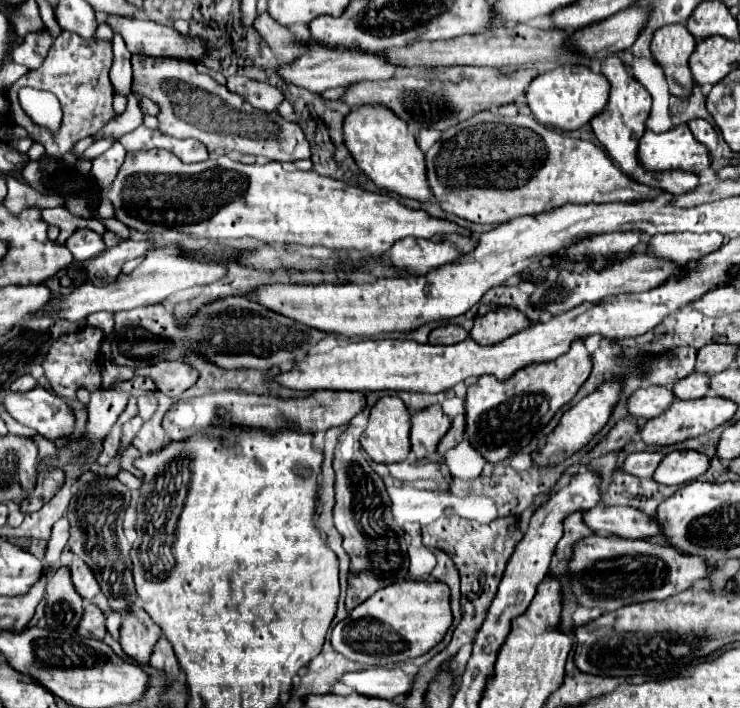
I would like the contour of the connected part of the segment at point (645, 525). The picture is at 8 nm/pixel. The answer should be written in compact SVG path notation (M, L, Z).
M594 506L584 510L584 524L596 534L616 534L624 538L648 538L658 534L654 518L630 506Z

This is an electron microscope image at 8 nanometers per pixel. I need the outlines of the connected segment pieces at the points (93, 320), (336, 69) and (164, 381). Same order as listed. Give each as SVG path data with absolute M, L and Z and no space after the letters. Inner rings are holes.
M112 313L108 314L91 314L86 319L87 326L98 326L98 328L102 328L104 330L104 334L108 336L110 334L110 330L114 328L114 316Z
M312 48L304 56L296 58L296 62L290 64L280 64L276 68L276 74L294 86L300 86L310 92L324 92L328 88L338 88L338 86L350 86L362 80L388 80L394 76L406 76L412 74L408 68L392 66L384 62L380 56L374 54L364 54L364 52L352 52L352 50L326 50L326 48Z
M174 360L174 362L156 362L154 366L136 366L136 376L148 376L154 380L156 390L166 396L178 398L186 388L190 388L198 380L198 370L188 362Z

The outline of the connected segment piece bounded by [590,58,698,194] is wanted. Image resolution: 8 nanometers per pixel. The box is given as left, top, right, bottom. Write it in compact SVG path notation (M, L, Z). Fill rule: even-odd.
M606 58L602 62L602 74L610 82L610 100L608 100L608 106L604 108L604 112L598 114L590 124L592 124L596 138L608 150L612 160L616 160L620 164L622 172L628 174L632 180L636 180L640 184L648 184L648 186L660 186L662 190L666 190L670 194L684 194L684 192L696 188L698 176L692 174L692 172L684 172L684 170L664 170L664 172L644 170L644 166L638 162L638 142L640 142L640 138L646 130L646 120L648 120L648 114L650 114L650 108L652 108L652 98L648 94L648 90L624 70L624 64L622 64L620 58Z

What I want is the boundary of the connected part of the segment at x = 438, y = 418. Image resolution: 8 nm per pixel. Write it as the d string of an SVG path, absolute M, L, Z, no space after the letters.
M432 404L416 414L412 414L412 452L416 458L430 458L436 450L438 440L450 428L450 418L444 414L440 404Z

